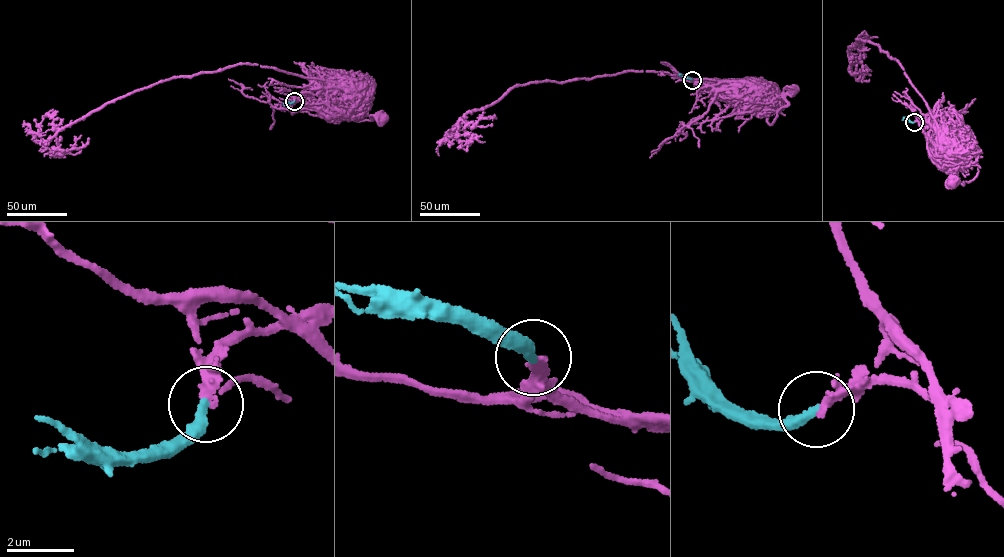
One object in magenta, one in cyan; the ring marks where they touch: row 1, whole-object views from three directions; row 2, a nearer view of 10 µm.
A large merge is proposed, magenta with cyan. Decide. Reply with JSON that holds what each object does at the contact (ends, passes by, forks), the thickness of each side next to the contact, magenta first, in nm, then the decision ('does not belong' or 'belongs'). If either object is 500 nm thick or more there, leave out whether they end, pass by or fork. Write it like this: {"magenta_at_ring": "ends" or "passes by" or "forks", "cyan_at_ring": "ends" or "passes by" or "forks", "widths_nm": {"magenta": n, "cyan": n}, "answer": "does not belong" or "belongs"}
{"magenta_at_ring": "ends", "cyan_at_ring": "ends", "widths_nm": {"magenta": 260, "cyan": 320}, "answer": "belongs"}

